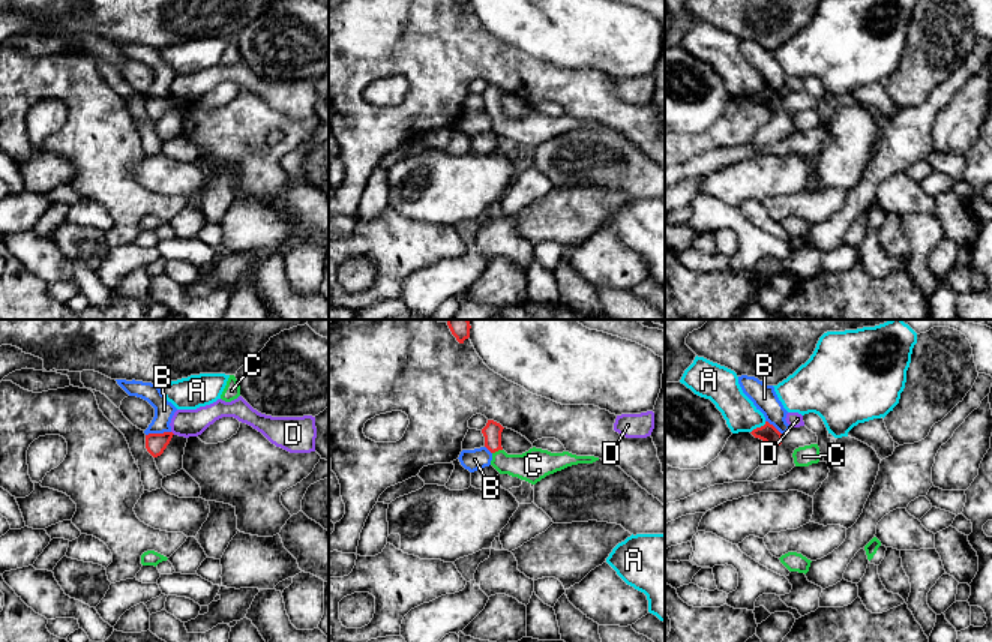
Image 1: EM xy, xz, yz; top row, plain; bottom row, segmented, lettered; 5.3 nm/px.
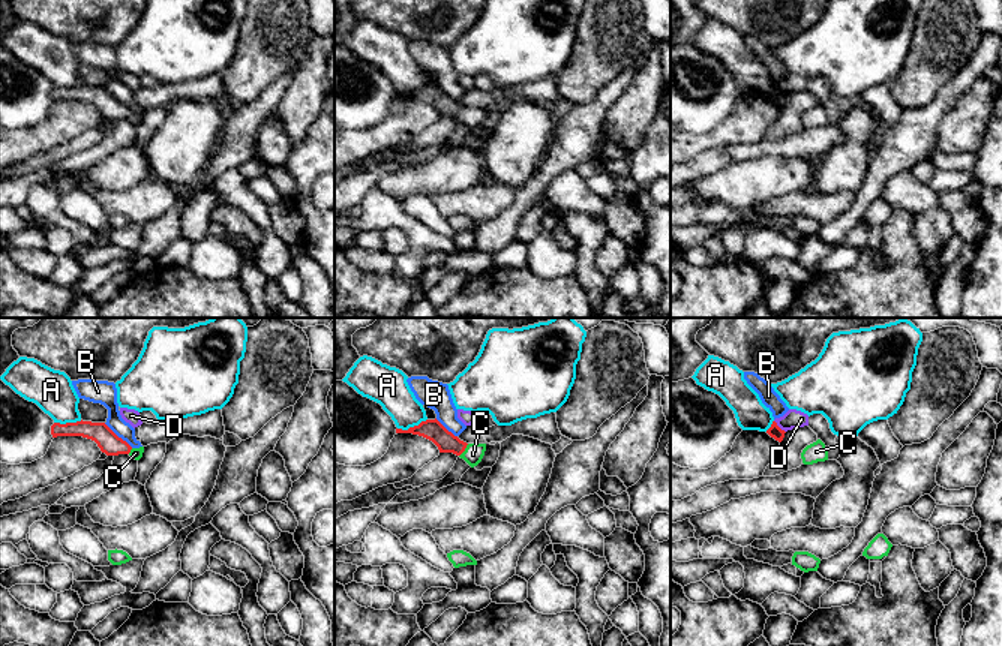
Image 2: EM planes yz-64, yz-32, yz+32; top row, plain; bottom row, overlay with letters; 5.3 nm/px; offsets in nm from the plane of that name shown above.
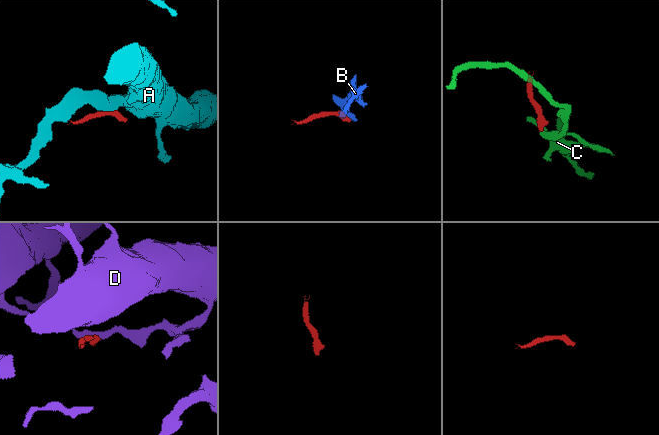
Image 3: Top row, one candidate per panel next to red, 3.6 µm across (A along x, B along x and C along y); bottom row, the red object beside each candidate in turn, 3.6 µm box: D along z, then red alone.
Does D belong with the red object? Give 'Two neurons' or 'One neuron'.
Two neurons

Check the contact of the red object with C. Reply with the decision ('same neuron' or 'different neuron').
same neuron

